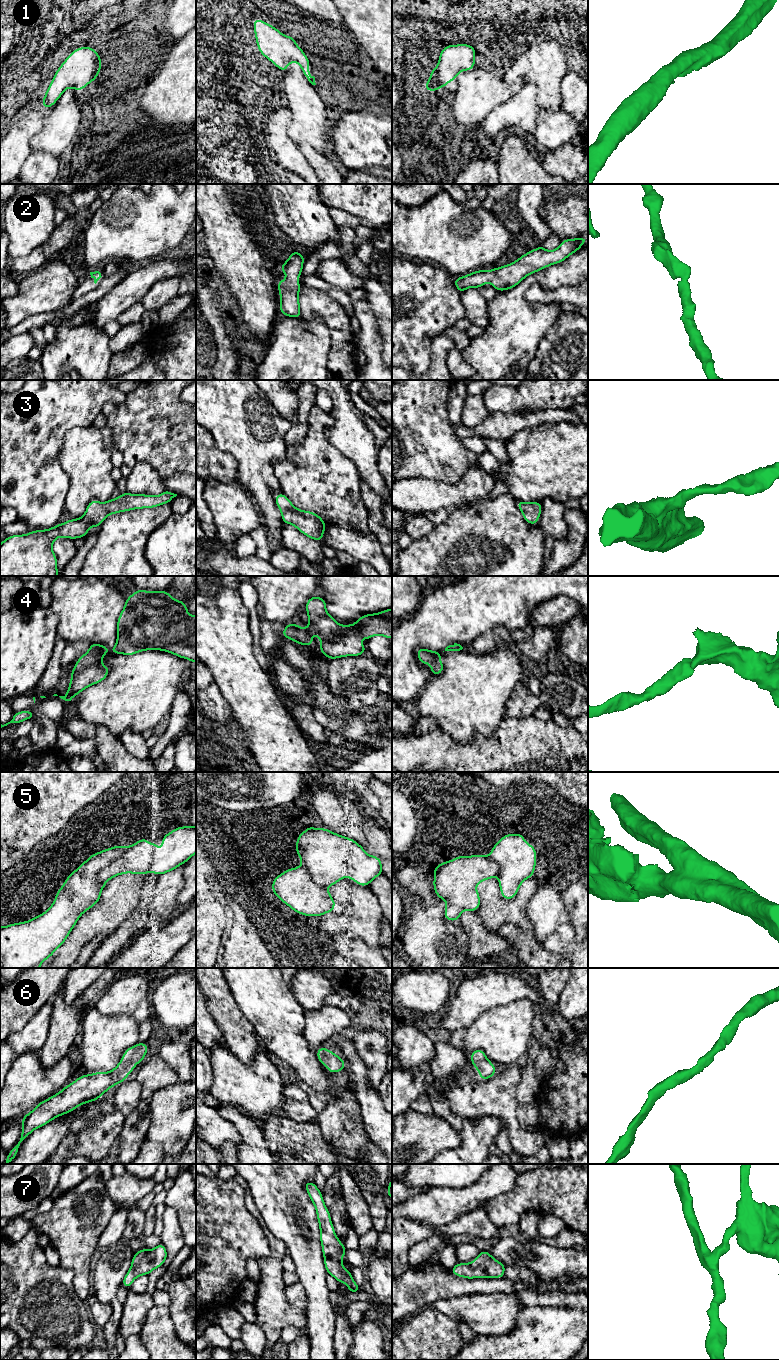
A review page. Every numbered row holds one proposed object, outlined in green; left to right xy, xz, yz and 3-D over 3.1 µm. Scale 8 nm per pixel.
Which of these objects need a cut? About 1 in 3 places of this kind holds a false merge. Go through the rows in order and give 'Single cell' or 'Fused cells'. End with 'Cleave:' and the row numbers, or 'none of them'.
1: Single cell
2: Single cell
3: Single cell
4: Single cell
5: Fused cells
6: Single cell
7: Single cell
Cleave: 5

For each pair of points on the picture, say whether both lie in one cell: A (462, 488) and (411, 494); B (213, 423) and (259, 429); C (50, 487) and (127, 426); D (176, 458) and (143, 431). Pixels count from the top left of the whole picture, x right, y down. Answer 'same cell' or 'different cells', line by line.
A: same cell
B: same cell
C: different cells
D: same cell

